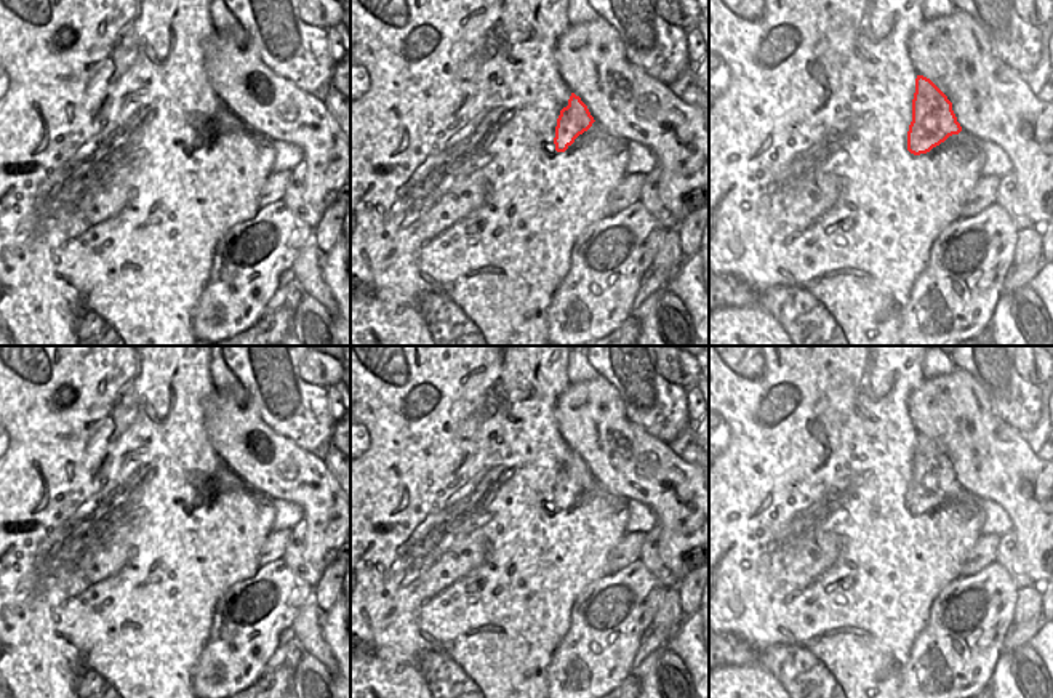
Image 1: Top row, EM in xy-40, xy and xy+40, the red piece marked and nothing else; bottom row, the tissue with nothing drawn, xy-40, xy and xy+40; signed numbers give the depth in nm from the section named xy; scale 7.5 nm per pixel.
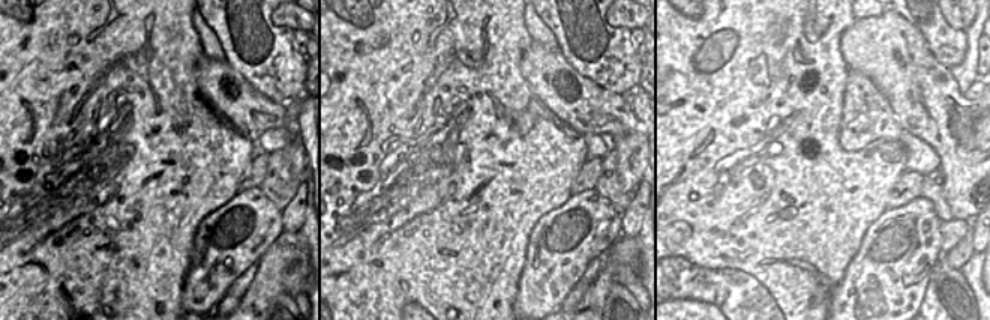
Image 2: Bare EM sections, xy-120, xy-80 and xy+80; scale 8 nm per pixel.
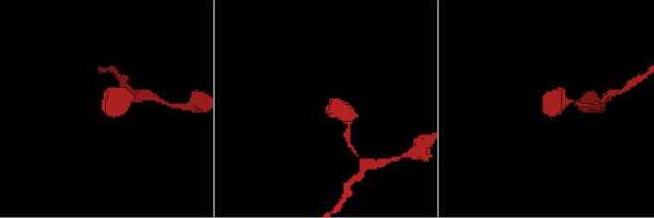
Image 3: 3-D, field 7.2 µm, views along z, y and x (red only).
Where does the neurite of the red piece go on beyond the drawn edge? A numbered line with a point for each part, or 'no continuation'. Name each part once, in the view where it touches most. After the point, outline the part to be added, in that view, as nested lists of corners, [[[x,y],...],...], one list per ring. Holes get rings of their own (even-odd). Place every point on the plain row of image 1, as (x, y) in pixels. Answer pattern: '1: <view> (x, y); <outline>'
no continuation

